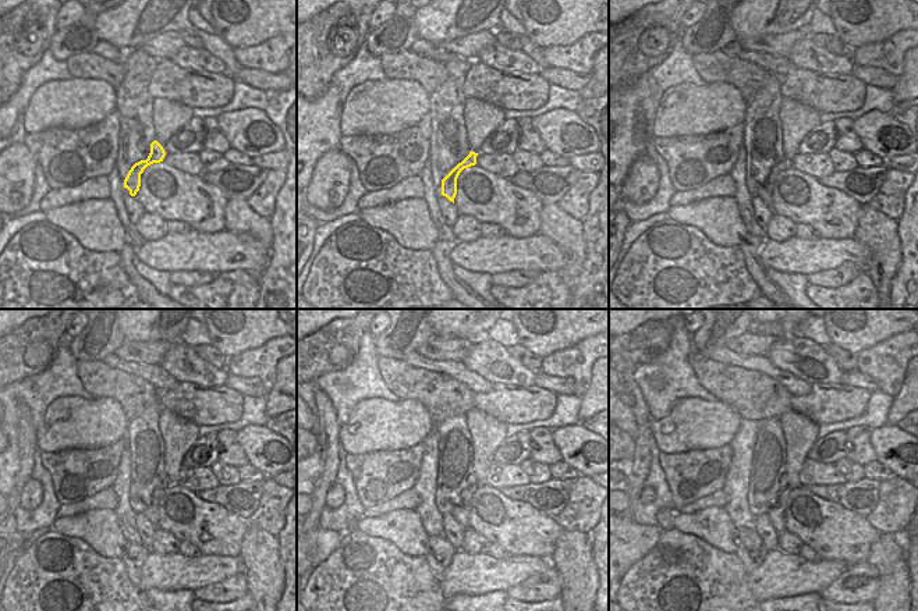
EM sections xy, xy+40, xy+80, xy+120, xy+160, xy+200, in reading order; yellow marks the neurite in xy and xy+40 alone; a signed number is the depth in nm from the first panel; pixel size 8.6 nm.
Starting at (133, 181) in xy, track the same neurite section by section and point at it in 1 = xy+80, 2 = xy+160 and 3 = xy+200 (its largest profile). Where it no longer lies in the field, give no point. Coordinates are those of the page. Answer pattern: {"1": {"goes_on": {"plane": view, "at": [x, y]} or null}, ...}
{"1": {"goes_on": {"plane": "xy+80", "at": [765, 191]}}, "2": {"goes_on": {"plane": "xy+160", "at": [461, 512]}}, "3": {"goes_on": {"plane": "xy+200", "at": [775, 514]}}}

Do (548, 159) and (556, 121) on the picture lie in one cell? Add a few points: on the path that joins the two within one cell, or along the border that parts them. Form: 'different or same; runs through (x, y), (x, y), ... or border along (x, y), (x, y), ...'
different; border along (546, 148), (569, 159)

